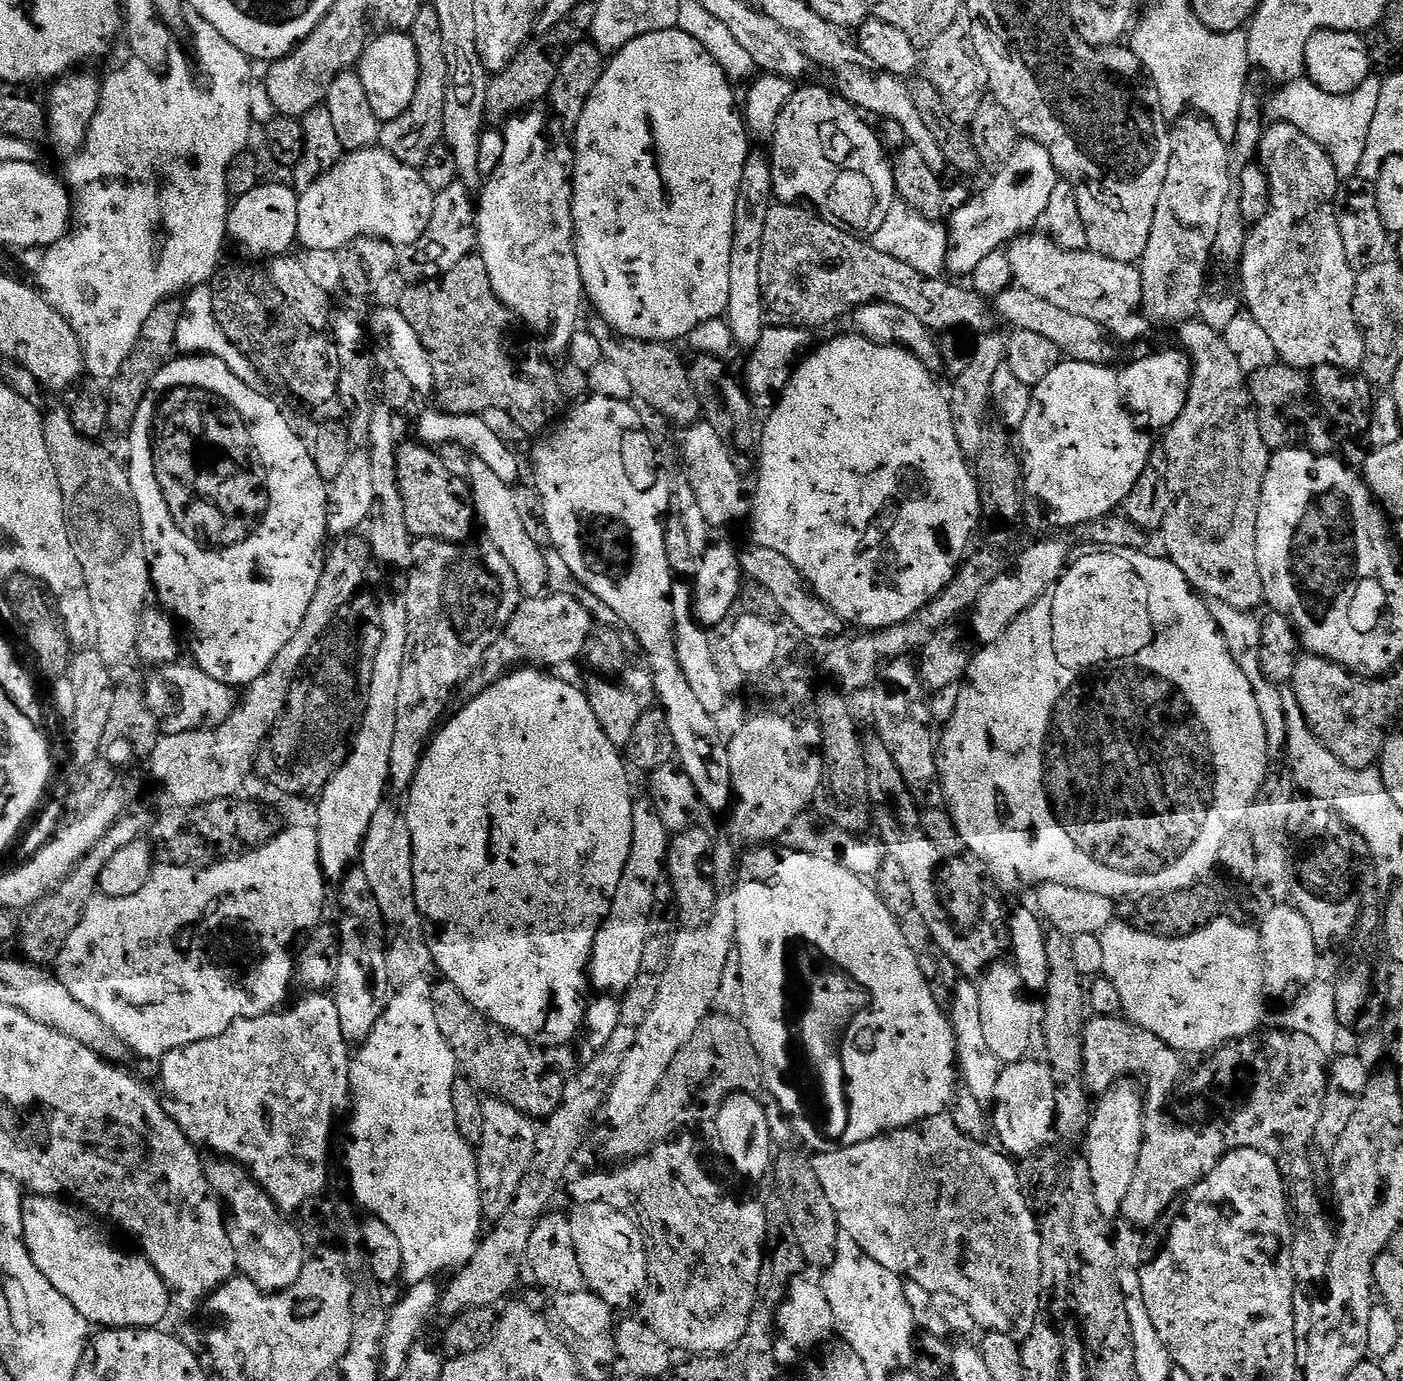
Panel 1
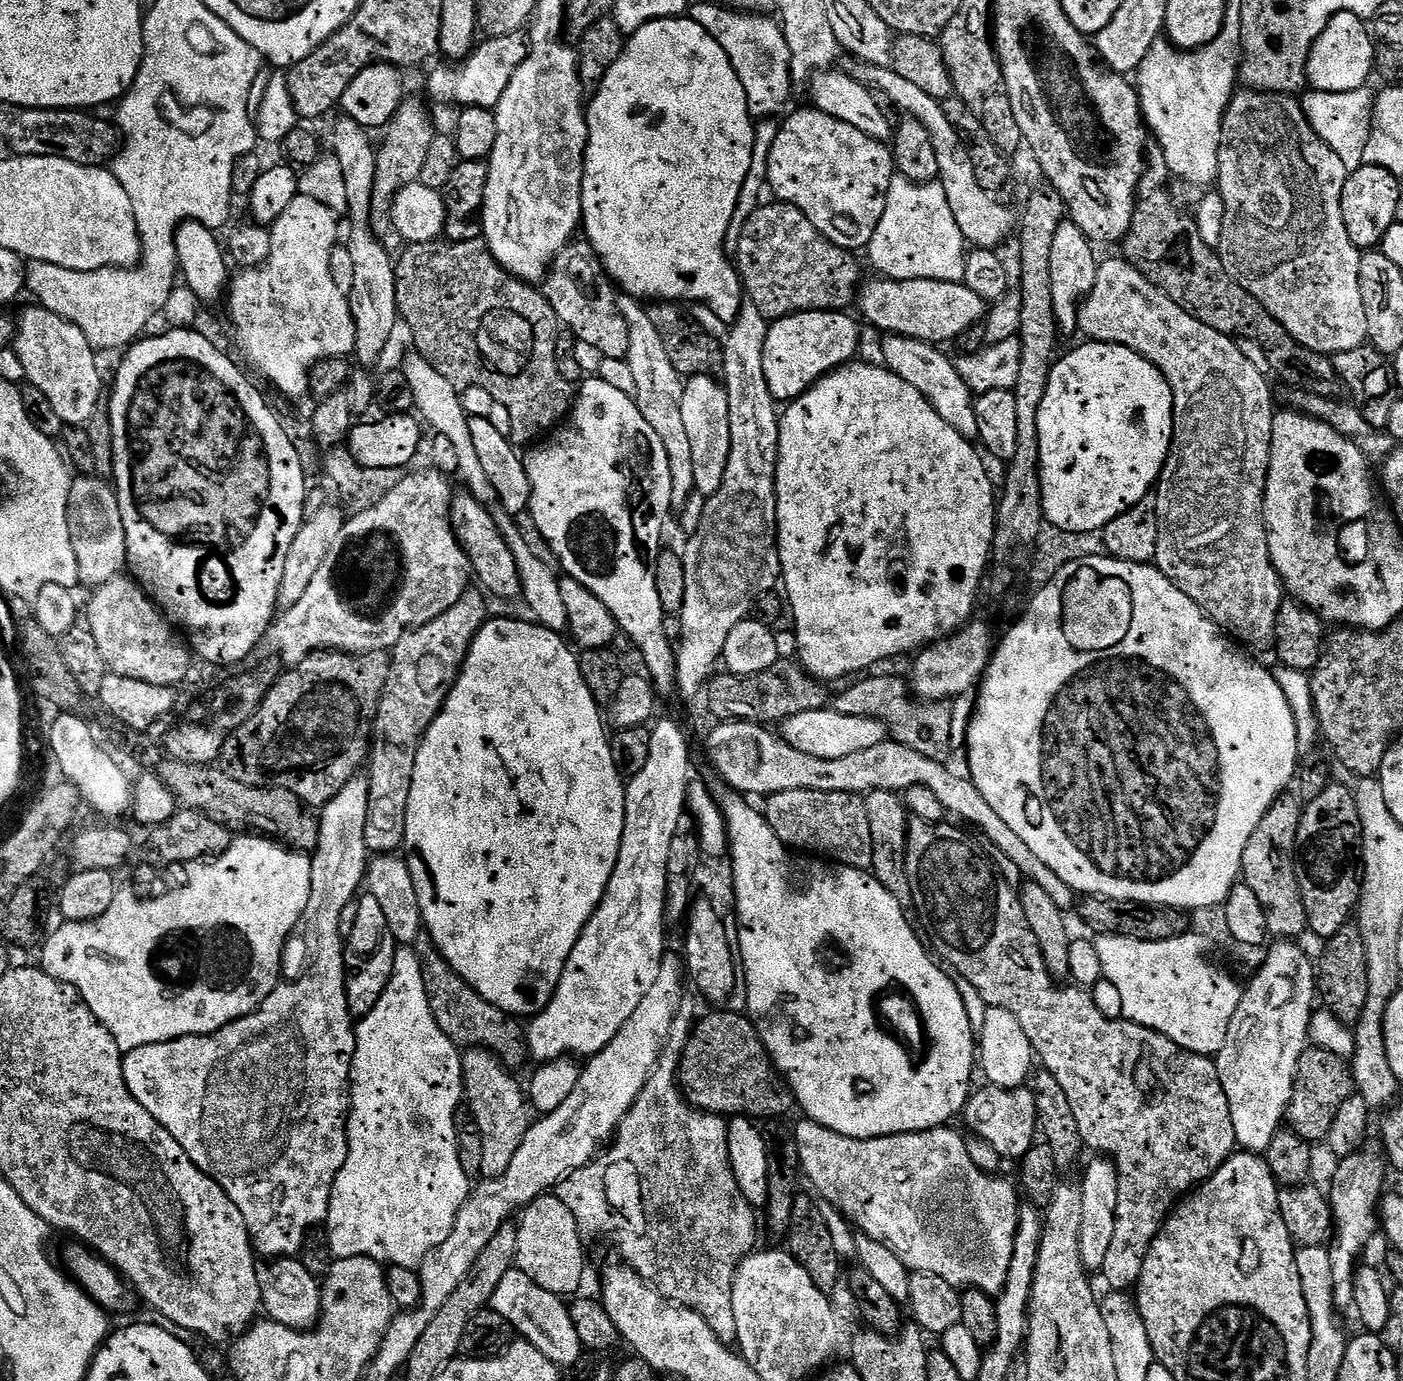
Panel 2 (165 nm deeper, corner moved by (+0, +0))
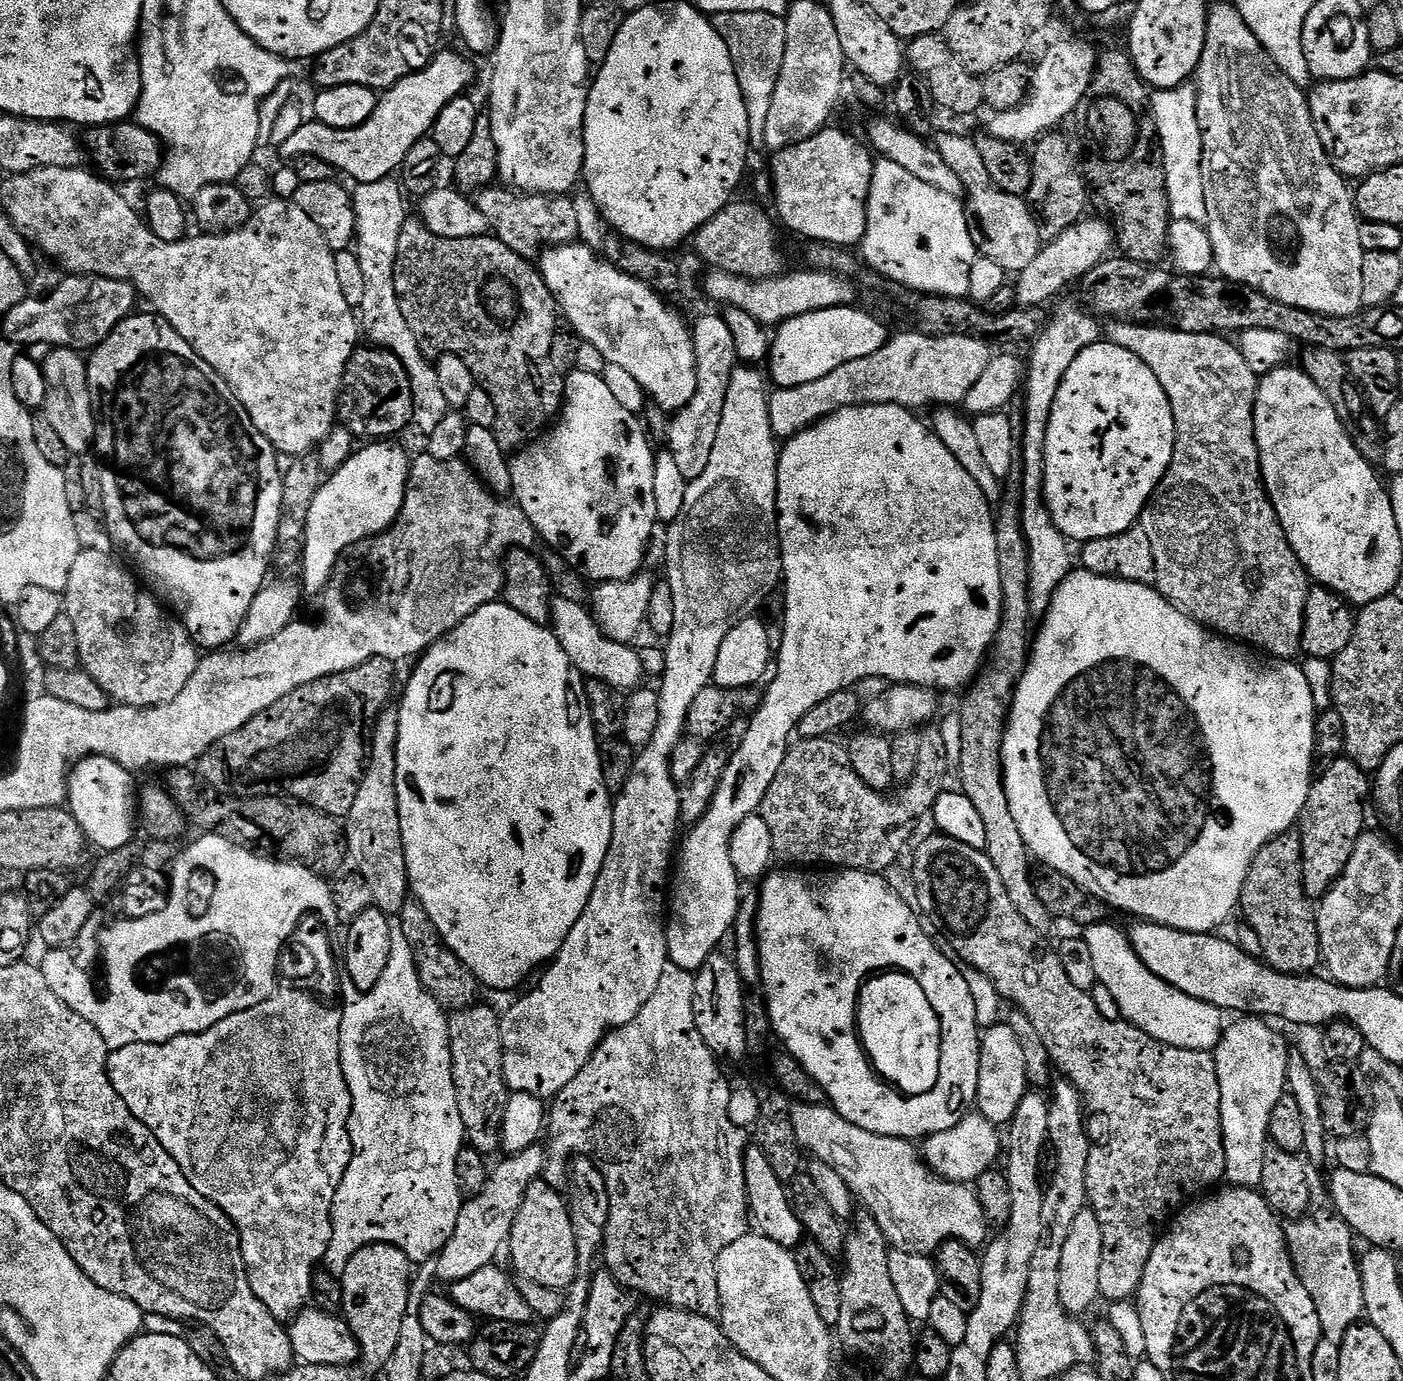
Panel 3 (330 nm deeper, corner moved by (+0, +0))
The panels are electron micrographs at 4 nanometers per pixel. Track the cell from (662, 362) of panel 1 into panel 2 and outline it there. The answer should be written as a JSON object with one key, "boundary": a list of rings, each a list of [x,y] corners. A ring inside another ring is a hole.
{"boundary":[[[573,239],[572,243],[567,244],[554,257],[548,274],[542,281],[542,291],[550,302],[556,319],[563,327],[570,329],[577,340],[602,350],[606,360],[623,360],[627,357],[630,330],[627,329],[626,320],[619,312],[617,289],[587,239]]]}

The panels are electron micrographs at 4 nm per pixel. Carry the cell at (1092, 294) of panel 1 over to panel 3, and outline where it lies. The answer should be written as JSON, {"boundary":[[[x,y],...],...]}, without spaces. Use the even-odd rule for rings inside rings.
{"boundary":[[[1114,320],[1106,328],[1107,343],[1114,346],[1122,346],[1122,350],[1130,350],[1162,382],[1162,390],[1166,390],[1166,398],[1170,402],[1170,410],[1174,414],[1174,426],[1176,427],[1176,441],[1174,442],[1174,454],[1166,474],[1160,479],[1156,493],[1148,499],[1148,504],[1142,510],[1138,527],[1146,530],[1150,537],[1150,546],[1154,550],[1154,566],[1156,567],[1156,591],[1161,592],[1176,608],[1181,608],[1187,616],[1194,618],[1199,624],[1223,636],[1233,642],[1239,642],[1263,655],[1278,660],[1297,659],[1302,652],[1302,626],[1306,614],[1306,598],[1310,587],[1308,571],[1298,562],[1298,554],[1290,546],[1286,538],[1286,530],[1282,530],[1282,522],[1278,518],[1276,508],[1264,488],[1264,475],[1260,469],[1260,451],[1256,441],[1254,430],[1254,410],[1256,409],[1256,389],[1258,377],[1254,370],[1250,370],[1250,362],[1240,353],[1239,347],[1232,344],[1231,339],[1215,332],[1203,332],[1202,334],[1190,334],[1189,332],[1177,332],[1174,328],[1162,328],[1154,324],[1127,324],[1124,320]]]}

